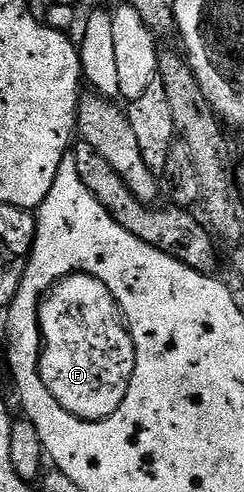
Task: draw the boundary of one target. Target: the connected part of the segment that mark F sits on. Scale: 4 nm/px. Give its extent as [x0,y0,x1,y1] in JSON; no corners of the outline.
[38,273,136,421]

